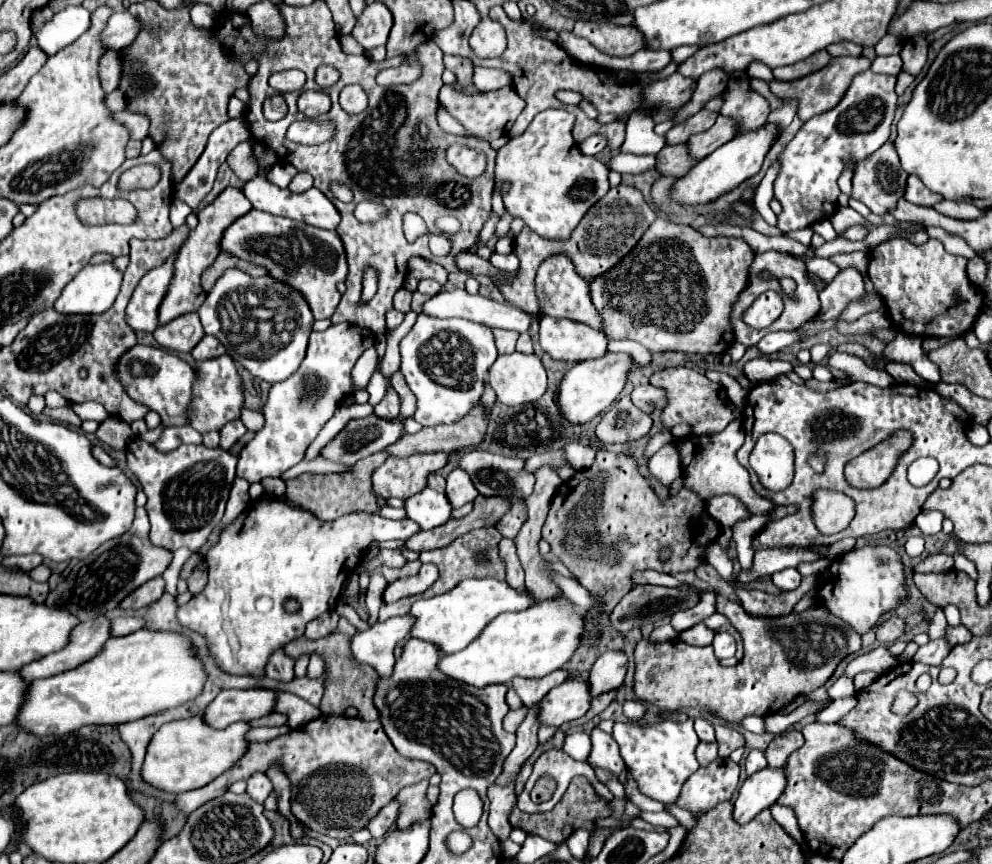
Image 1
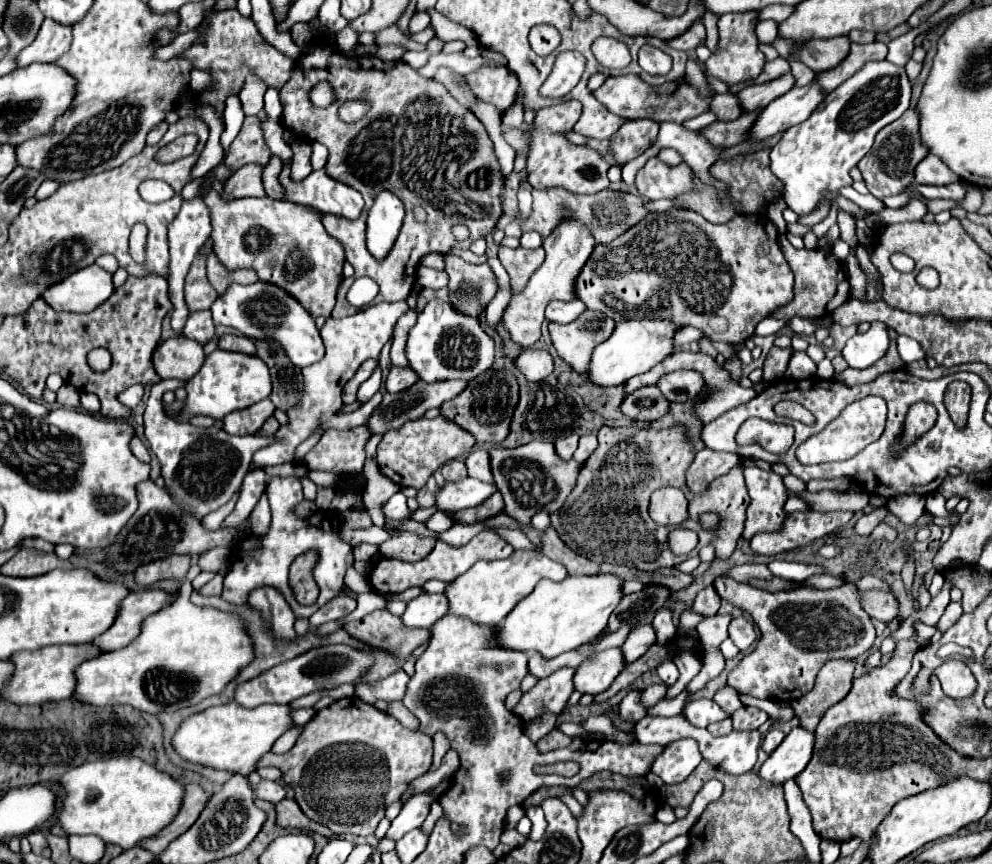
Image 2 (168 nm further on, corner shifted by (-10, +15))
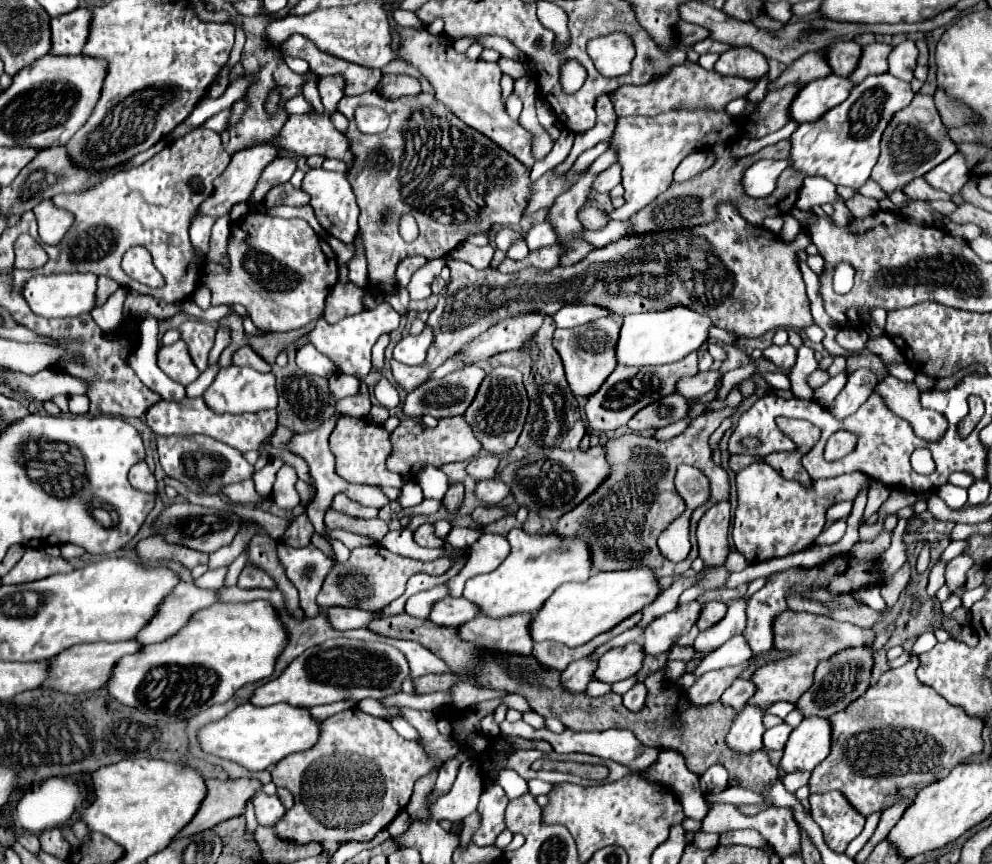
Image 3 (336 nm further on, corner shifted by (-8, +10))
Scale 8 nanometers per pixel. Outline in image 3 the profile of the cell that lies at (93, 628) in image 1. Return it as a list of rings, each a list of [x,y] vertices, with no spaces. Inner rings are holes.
[[[180,583],[174,593],[160,605],[160,613],[136,635],[136,641],[142,645],[166,641],[176,635],[192,613],[218,603],[218,591],[196,587],[194,583]]]

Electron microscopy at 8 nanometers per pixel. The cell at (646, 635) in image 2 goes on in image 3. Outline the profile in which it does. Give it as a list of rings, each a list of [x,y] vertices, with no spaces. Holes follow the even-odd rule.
[[[690,601],[684,603],[680,607],[676,607],[674,611],[654,619],[646,631],[644,631],[644,639],[642,639],[642,649],[648,655],[660,655],[664,651],[668,651],[678,637],[686,635],[692,625],[698,621],[700,617],[700,609],[704,605],[700,601]]]

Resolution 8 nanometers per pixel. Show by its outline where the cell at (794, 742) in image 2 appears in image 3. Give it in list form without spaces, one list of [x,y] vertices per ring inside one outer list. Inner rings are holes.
[[[804,717],[804,721],[790,733],[780,767],[786,773],[812,771],[822,763],[832,745],[832,725],[822,717]]]

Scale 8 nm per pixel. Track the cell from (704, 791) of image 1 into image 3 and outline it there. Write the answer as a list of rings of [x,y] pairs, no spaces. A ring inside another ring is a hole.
[[[748,703],[734,719],[734,725],[726,737],[728,747],[738,753],[752,753],[756,749],[762,749],[762,735],[766,731],[762,717],[764,707]]]

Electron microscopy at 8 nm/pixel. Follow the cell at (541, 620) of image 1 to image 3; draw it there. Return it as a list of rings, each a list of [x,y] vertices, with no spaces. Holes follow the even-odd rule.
[[[634,567],[626,571],[596,573],[584,583],[564,583],[552,597],[542,605],[542,609],[532,619],[532,639],[534,641],[558,641],[568,647],[578,647],[594,639],[596,635],[616,627],[626,617],[644,611],[652,605],[660,593],[658,577],[650,567]]]

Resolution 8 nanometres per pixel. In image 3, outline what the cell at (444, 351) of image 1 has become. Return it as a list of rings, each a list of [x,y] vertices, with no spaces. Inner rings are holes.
[[[426,327],[422,335],[406,335],[402,341],[394,347],[394,359],[404,365],[422,365],[426,359],[426,351],[432,343],[432,331]]]

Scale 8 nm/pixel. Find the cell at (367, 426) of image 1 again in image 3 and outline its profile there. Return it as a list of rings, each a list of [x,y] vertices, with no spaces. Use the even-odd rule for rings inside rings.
[[[470,365],[466,369],[448,373],[442,379],[430,379],[430,381],[422,383],[420,387],[416,387],[412,393],[408,393],[408,397],[404,401],[404,413],[412,415],[412,417],[422,417],[428,413],[436,419],[450,417],[450,415],[464,415],[464,409],[468,409],[468,405],[472,403],[472,397],[476,395],[476,389],[480,387],[484,377],[486,377],[484,369],[480,369],[478,365]]]

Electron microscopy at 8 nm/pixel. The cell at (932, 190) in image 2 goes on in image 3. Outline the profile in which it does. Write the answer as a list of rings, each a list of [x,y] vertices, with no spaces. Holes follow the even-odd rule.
[[[922,177],[914,179],[912,183],[908,183],[902,191],[910,199],[944,199],[944,197],[938,197],[938,191],[932,185],[928,185],[928,181],[924,181]]]

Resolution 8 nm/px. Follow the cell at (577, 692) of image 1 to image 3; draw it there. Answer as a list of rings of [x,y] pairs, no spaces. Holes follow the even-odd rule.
[[[628,643],[624,647],[608,649],[600,657],[600,667],[594,677],[604,683],[616,683],[628,679],[642,669],[644,657],[646,655],[638,643]]]

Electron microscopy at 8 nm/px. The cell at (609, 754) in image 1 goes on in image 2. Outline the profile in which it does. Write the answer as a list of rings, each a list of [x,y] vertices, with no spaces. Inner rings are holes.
[[[628,692],[624,696],[624,700],[618,704],[618,716],[624,722],[632,722],[632,720],[642,720],[646,716],[646,708],[638,702],[640,700],[640,692]]]

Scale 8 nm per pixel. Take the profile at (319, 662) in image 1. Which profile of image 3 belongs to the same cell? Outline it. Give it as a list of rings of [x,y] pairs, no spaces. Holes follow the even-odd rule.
[[[484,533],[484,537],[480,537],[480,541],[476,541],[476,545],[470,547],[470,559],[466,563],[466,567],[448,583],[450,595],[452,597],[460,597],[464,583],[480,573],[490,573],[494,571],[510,553],[510,543],[504,535],[494,535],[494,533]]]

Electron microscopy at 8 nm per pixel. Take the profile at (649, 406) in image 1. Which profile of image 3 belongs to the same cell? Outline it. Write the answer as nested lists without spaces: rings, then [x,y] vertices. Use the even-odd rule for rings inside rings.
[[[706,371],[698,373],[696,377],[684,377],[678,381],[678,393],[686,399],[700,399],[708,391],[712,391],[720,383],[720,371]]]

